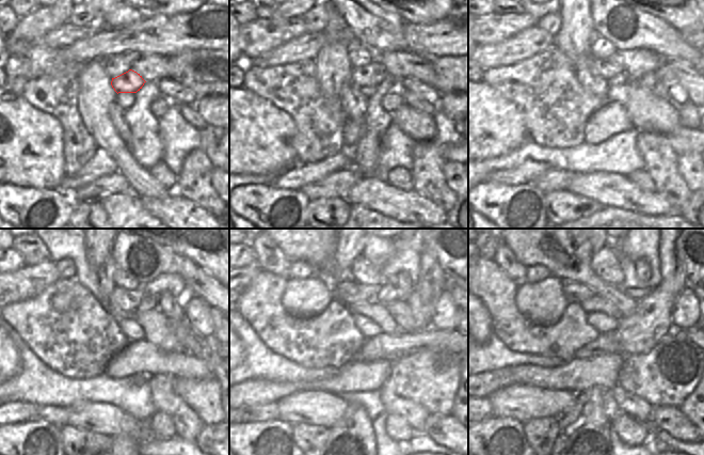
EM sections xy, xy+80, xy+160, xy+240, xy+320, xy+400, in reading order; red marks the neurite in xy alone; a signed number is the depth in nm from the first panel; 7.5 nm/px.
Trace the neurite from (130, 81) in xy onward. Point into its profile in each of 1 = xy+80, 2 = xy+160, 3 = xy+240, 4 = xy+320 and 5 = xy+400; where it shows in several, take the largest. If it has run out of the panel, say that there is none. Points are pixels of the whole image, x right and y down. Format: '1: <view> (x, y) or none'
1: xy+80 (371, 75)
2: xy+160 (608, 67)
3: xy+240 (126, 301)
4: xy+320 (349, 292)
5: xy+400 (573, 292)

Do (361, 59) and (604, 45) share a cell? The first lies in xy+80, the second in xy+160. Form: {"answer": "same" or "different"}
{"answer": "same"}

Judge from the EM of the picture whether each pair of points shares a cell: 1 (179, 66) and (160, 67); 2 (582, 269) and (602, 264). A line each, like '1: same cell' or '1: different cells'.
1: different cells
2: different cells

